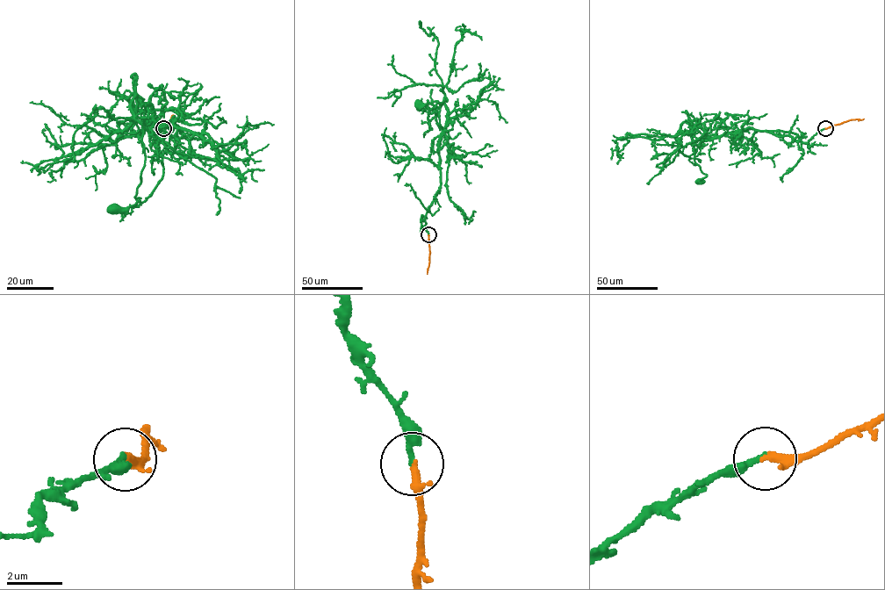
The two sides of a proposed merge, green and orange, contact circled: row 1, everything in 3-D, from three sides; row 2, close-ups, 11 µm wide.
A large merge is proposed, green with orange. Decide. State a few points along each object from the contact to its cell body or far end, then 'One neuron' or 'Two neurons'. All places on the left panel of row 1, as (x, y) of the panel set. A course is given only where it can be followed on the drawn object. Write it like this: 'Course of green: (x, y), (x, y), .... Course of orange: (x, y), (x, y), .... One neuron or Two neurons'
Course of green: (163, 128), (157, 153), (168, 125), (149, 118), (154, 129), (136, 96), (145, 165), (137, 201), (112, 209). Course of orange: (163, 128), (170, 122), (173, 116). One neuron

